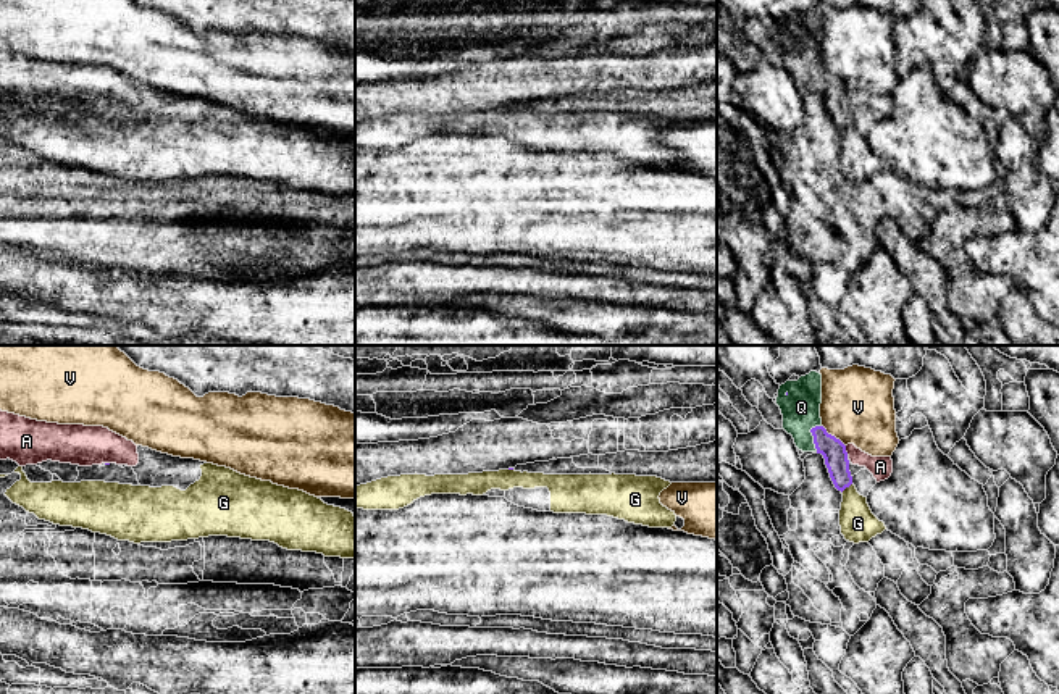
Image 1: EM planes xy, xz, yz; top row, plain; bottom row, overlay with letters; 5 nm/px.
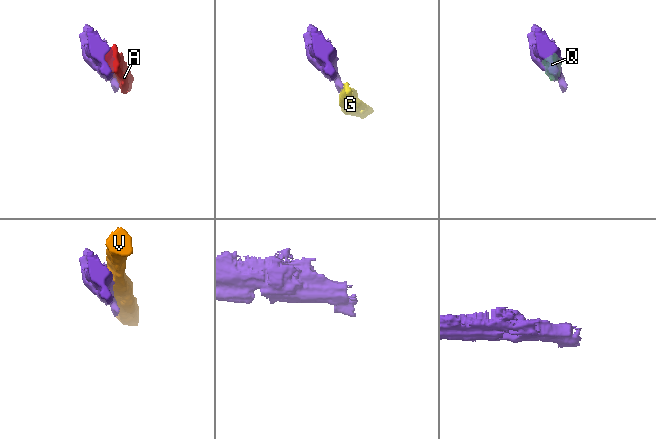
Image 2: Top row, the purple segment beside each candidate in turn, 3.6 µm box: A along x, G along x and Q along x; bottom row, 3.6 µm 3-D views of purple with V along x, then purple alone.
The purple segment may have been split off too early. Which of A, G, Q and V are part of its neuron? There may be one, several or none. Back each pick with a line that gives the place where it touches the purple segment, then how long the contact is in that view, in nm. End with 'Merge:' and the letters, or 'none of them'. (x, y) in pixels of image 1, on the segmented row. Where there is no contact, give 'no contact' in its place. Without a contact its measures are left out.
Q: contact yz (812, 434); length 140 nm
Merge: Q

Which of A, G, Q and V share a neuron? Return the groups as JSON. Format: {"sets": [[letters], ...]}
{"sets": [["A", "G"], ["Q"], ["V"]]}

